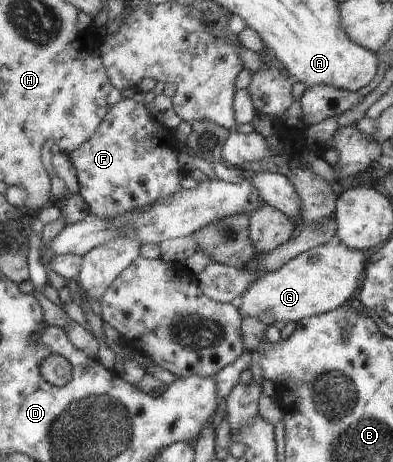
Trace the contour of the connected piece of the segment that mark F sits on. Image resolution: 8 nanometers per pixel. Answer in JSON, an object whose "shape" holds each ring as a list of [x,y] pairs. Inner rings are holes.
{"shape":[[[123,96],[111,106],[96,134],[77,148],[77,152],[69,154],[77,170],[80,195],[90,214],[109,220],[139,208],[149,208],[159,198],[179,194],[182,176],[175,154],[181,145],[175,134],[165,128],[145,104]]]}

